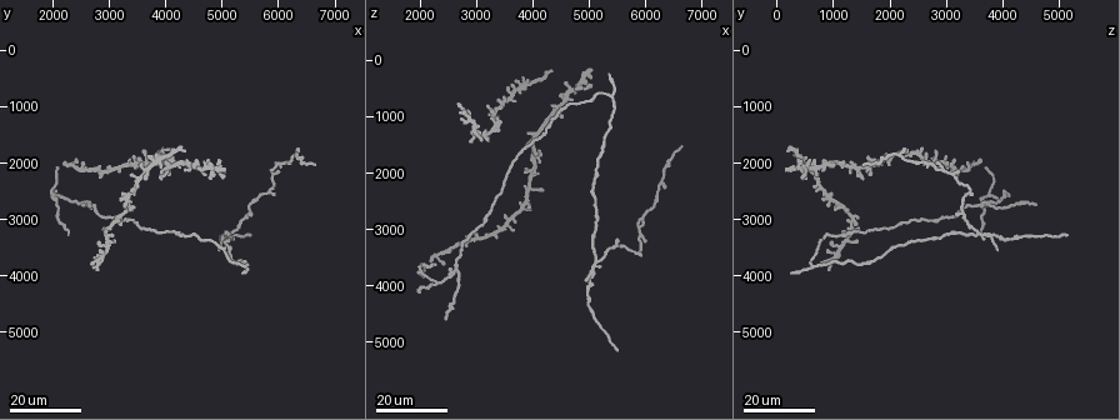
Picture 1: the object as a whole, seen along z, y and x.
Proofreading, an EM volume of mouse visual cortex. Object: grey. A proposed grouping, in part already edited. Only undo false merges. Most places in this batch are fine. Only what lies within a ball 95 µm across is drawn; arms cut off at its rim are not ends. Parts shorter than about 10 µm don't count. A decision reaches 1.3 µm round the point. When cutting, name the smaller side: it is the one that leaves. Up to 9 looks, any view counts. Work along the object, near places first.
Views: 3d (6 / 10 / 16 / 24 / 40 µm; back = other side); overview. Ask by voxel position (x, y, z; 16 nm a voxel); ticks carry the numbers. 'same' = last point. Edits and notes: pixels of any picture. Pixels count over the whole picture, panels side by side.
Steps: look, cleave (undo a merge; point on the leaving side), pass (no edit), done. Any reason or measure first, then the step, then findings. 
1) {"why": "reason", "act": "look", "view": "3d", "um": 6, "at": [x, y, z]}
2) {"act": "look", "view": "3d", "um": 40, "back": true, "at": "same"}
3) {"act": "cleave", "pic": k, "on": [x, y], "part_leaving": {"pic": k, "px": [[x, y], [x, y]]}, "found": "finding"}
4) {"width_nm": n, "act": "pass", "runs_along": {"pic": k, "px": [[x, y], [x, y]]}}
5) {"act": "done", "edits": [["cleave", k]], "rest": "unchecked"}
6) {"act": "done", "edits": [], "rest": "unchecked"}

{"why": "two arms in line, one across", "act": "look", "view": "3d", "um": 24, "at": [5950, 2200, 3150]}

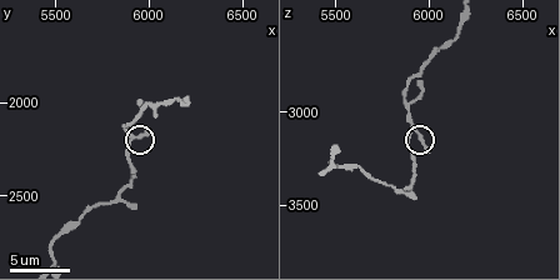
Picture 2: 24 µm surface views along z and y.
{"act": "look", "view": "3d", "um": 6, "at": [5880, 2200, 3140]}

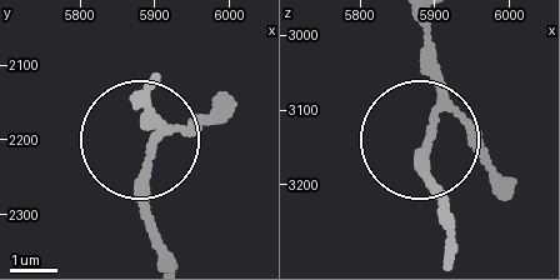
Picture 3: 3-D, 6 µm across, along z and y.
{"act": "pass", "runs_along": {"pic": 3, "px": [[448, 236], [444, 200], [424, 176], [436, 105], [428, 38]]}, "found": "continuous, no second cell"}

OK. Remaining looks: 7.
{"why": "thick turns thin", "act": "look", "view": "3d", "um": 16, "at": [5450, 2900, 3300]}

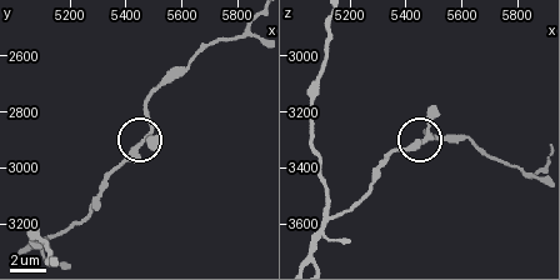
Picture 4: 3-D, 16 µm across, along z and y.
{"act": "look", "view": "3d", "um": 10, "at": "same"}

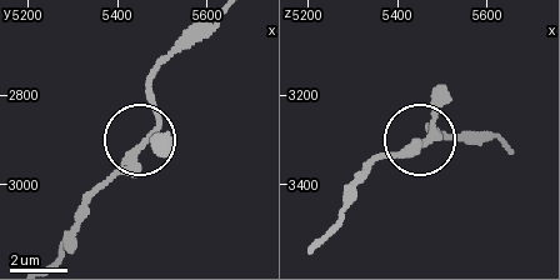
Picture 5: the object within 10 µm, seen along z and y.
{"width_nm": 190, "act": "pass", "runs_along": {"pic": 5, "px": [[55, 258], [91, 194], [151, 129], [155, 108], [149, 81]]}, "found": "all the same cell"}

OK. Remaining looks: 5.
{"why": "three-way junction", "act": "look", "view": "3d", "um": 16, "at": [5100, 3250, 3600]}

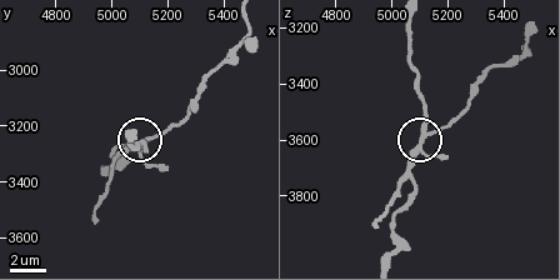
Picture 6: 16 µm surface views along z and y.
{"act": "look", "view": "3d", "um": 10, "at": [5130, 3260, 3580]}

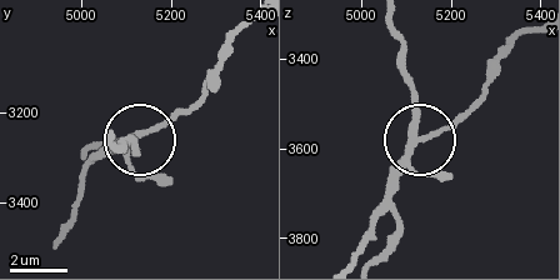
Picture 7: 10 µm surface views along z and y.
{"act": "pass", "runs_along": {"pic": 7, "px": [[393, 23], [414, 101], [416, 144], [388, 191]]}, "found": "one cell here"}

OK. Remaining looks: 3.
{"why": "looks like a crossing", "act": "look", "view": "3d", "um": 16, "at": [4700, 2150, 550]}

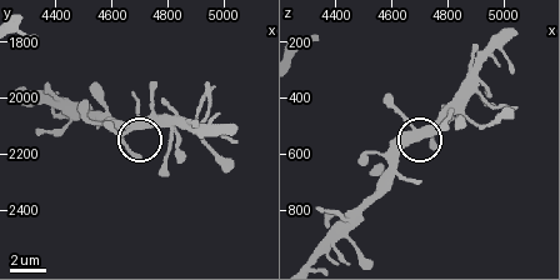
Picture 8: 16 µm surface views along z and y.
{"act": "look", "view": "3d", "um": 6, "at": [4690, 2090, 510]}

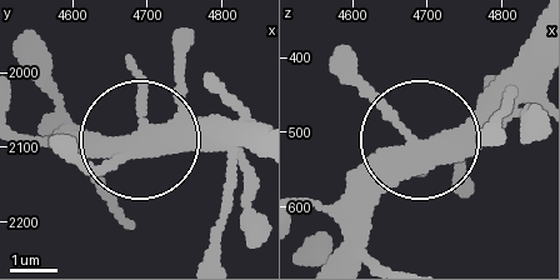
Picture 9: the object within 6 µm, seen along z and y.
{"width_nm": 400, "act": "pass", "runs_along": {"pic": 9, "px": [[45, 118], [125, 141], [256, 141]]}, "found": "continuous, no second cell"}

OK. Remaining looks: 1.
{"act": "done", "edits": [], "rest": "unchecked"}

